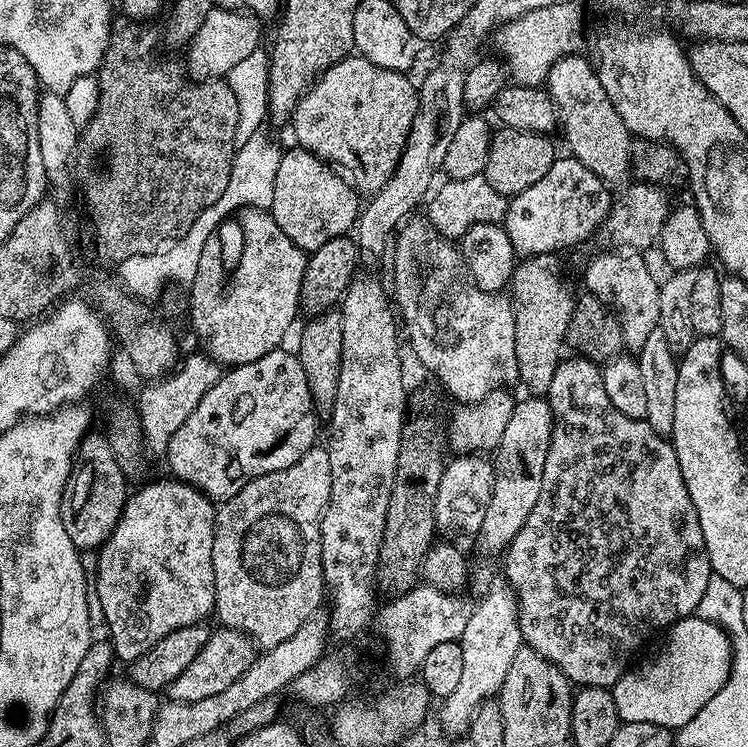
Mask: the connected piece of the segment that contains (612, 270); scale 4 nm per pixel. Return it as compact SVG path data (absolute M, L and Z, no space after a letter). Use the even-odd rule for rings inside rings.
M609 247L608 252L600 252L588 264L588 269L584 272L584 284L591 295L597 296L599 300L611 306L616 315L620 317L622 326L622 338L624 347L629 353L636 354L642 346L646 346L646 338L655 328L660 326L658 318L658 298L660 297L661 281L652 277L652 272L648 269L648 264L644 261L645 253L634 248Z

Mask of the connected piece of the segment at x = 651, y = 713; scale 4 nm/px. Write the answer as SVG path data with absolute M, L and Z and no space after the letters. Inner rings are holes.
M693 614L667 629L667 636L664 649L649 664L637 672L625 672L611 688L623 723L654 722L654 726L679 730L726 686L732 669L732 643L717 624Z

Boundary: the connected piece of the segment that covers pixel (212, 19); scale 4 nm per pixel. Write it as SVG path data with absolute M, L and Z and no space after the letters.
M213 6L206 18L202 18L202 26L198 26L194 38L183 53L185 56L182 56L182 63L187 75L195 81L227 77L228 72L234 69L242 58L247 58L261 47L260 24L261 17L254 16L251 12Z

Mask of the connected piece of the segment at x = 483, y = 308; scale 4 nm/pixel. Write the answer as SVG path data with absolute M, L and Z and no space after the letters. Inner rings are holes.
M427 219L411 220L401 223L392 244L394 268L390 292L402 321L403 335L406 340L408 335L412 352L420 359L421 366L444 383L443 391L449 397L452 395L460 404L478 404L497 390L512 386L508 384L517 383L518 362L514 346L516 313L513 301L504 292L487 292L478 287L460 257L459 247L449 237L442 236Z

